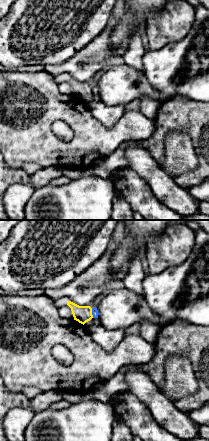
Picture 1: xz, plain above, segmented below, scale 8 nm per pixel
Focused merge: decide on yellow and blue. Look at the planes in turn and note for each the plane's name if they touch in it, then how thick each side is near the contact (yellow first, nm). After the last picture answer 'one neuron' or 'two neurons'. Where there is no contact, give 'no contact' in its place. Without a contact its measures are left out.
meets yellow in xz; 140 nm thick on the yellow side, 50 nm on the other

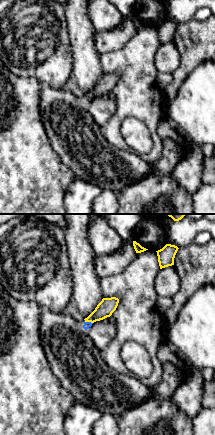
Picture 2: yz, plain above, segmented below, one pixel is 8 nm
meets yellow in yz; 140 nm thick on the yellow side, 50 nm on the other

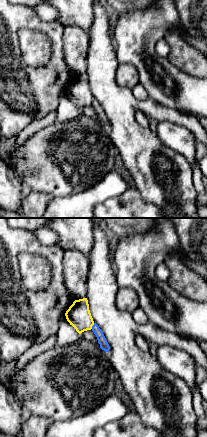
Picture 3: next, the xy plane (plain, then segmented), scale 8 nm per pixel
meets yellow in xy; 190 nm thick on the yellow side, 70 nm on the other

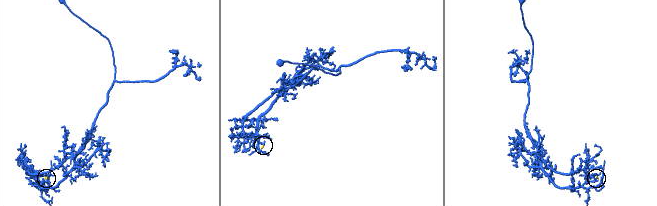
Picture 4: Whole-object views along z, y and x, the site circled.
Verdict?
two neurons

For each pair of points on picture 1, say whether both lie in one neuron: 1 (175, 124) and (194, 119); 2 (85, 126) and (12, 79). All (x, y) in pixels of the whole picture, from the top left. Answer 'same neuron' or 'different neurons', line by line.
1: same neuron
2: same neuron

